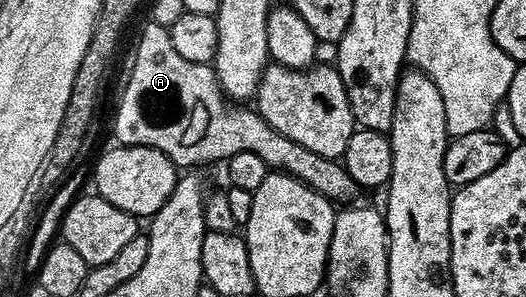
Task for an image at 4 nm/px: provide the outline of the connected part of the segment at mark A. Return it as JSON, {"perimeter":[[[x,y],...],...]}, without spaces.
{"perimeter":[[[147,22],[143,33],[139,36],[139,45],[135,48],[135,61],[131,64],[131,73],[127,76],[127,85],[119,96],[119,109],[115,112],[115,136],[120,145],[144,144],[150,148],[161,150],[180,169],[191,170],[194,164],[211,164],[214,160],[225,162],[233,154],[248,152],[257,154],[268,169],[285,172],[297,178],[305,186],[317,190],[317,194],[326,200],[343,206],[357,193],[357,185],[349,178],[345,166],[339,160],[330,160],[321,154],[313,154],[309,146],[301,146],[301,142],[293,142],[293,138],[285,138],[258,111],[251,106],[240,106],[224,96],[219,89],[219,79],[211,64],[189,62],[189,58],[181,58],[171,41],[168,25],[158,22]]]}

